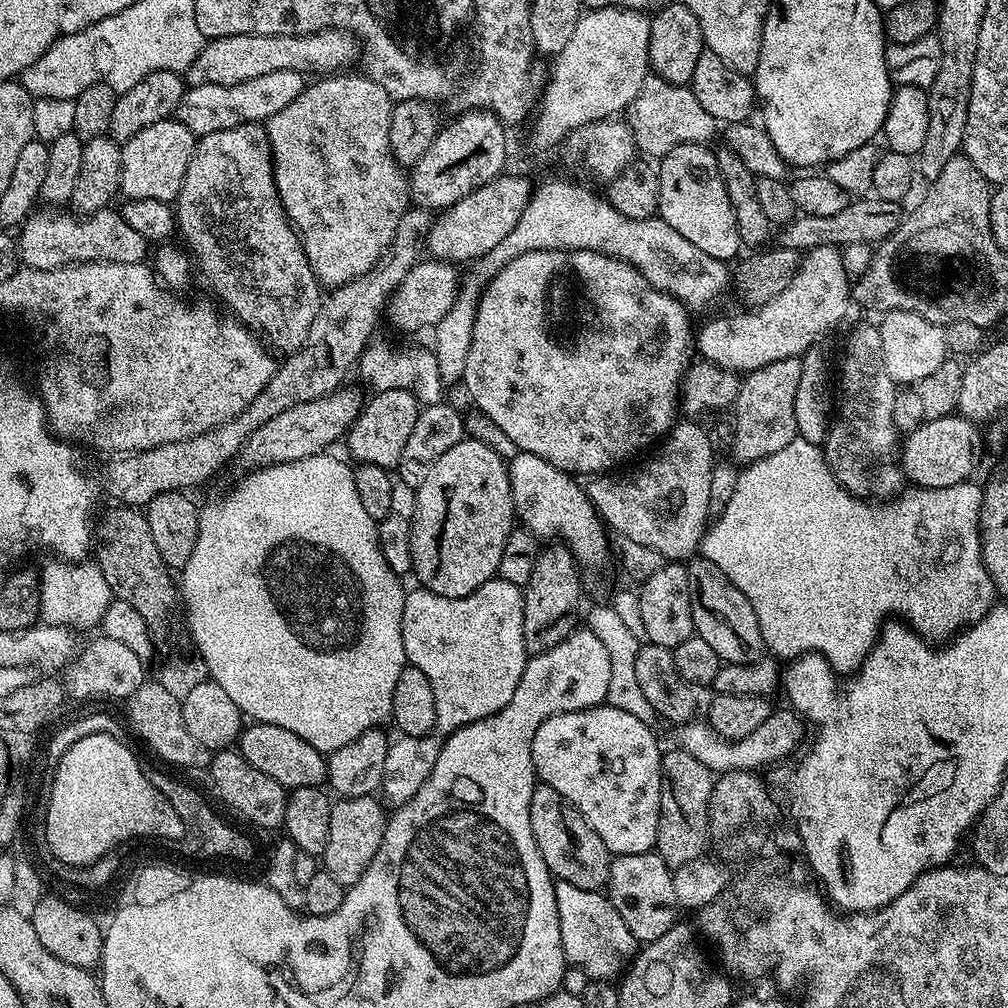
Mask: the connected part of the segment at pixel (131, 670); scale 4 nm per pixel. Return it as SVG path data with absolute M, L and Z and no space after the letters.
M100 634L97 640L92 640L88 645L77 651L76 657L68 665L62 676L62 683L67 695L76 700L120 700L134 694L144 681L146 681L145 661L122 646L122 642L114 642L114 638Z

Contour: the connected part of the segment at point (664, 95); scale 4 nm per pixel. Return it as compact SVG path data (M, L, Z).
M649 74L645 78L638 98L634 98L632 105L626 109L626 123L630 126L637 149L648 158L653 158L652 156L663 158L670 150L674 150L674 146L708 144L711 136L715 134L716 128L718 129L717 120L710 118L710 113L698 103L698 98L694 98L691 87L683 84L671 84L655 74Z

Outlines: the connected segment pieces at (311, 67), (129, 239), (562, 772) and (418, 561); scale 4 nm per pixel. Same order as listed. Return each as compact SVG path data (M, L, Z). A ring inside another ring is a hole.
M323 28L321 32L307 32L301 36L278 34L258 36L243 32L237 36L218 36L209 39L204 48L188 67L186 80L189 85L217 84L234 86L261 74L274 74L274 70L294 70L311 74L340 74L362 56L362 45L352 32L342 28Z
M105 206L97 212L81 216L68 210L40 211L33 211L18 229L16 245L20 251L20 262L23 267L34 270L54 270L71 264L90 262L143 264L148 248L150 252L150 242L142 238L142 234L138 234L138 230L134 230L115 207Z
M605 702L597 708L567 712L546 718L534 734L532 761L539 783L554 786L590 822L594 834L616 856L642 854L655 849L660 817L660 762L662 747L644 720L624 708Z
M465 438L458 446L450 446L434 466L430 466L430 474L416 489L416 509L412 523L410 550L412 551L412 567L417 581L434 594L446 598L462 598L498 573L498 562L502 562L502 546L506 546L506 538L514 527L516 507L508 466L505 457L500 457L488 444L480 440Z

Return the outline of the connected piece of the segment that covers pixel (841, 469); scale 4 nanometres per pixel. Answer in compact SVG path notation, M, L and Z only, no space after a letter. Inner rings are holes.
M875 323L858 325L844 344L844 357L840 360L840 400L838 396L838 407L822 445L829 470L853 496L884 502L905 487L906 477L900 462L902 432L900 436L896 429L896 391L896 381L886 374L879 327Z

